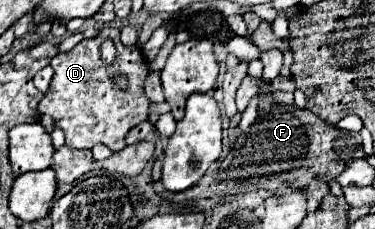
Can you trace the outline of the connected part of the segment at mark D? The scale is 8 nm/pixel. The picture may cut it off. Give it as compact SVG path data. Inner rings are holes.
M105 27L101 35L95 39L83 39L67 53L59 53L51 59L51 67L55 69L49 91L39 103L41 115L51 115L55 125L65 131L65 139L69 147L75 149L93 149L97 143L109 147L111 151L121 151L125 147L125 135L131 127L149 117L149 99L143 93L143 83L149 73L149 65L139 47L125 47L119 41L119 29ZM111 39L115 43L115 59L107 65L101 59L101 45ZM121 73L129 79L127 89L119 89L113 83L113 75Z

